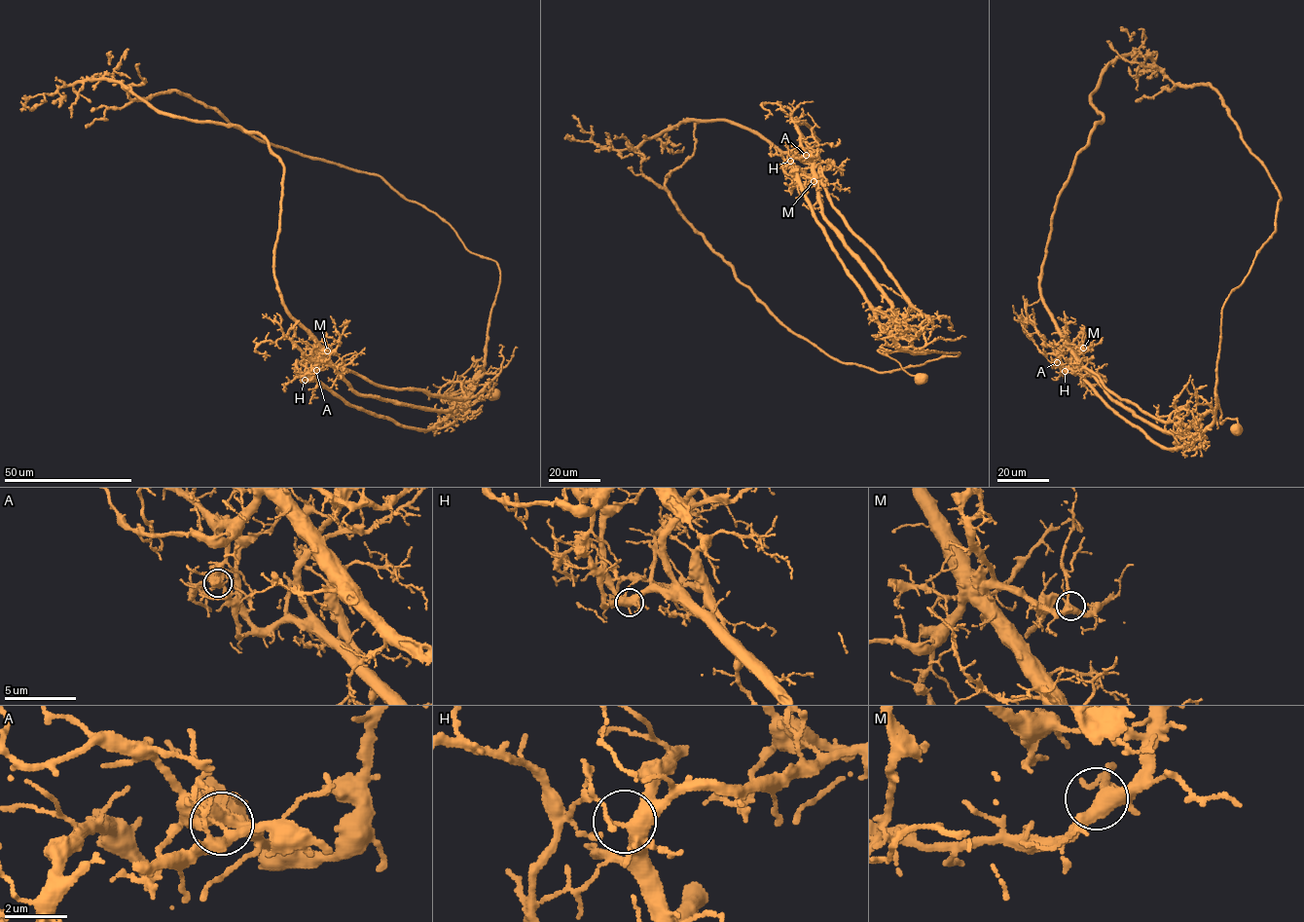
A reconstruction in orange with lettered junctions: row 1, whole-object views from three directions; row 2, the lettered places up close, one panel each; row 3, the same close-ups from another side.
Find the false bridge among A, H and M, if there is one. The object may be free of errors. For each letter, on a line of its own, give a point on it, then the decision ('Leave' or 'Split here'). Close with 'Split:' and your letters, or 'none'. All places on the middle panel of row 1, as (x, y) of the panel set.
A: Place: (806, 155). Split here
H: Place: (790, 161). Leave
M: Place: (814, 181). Leave
Split: A

